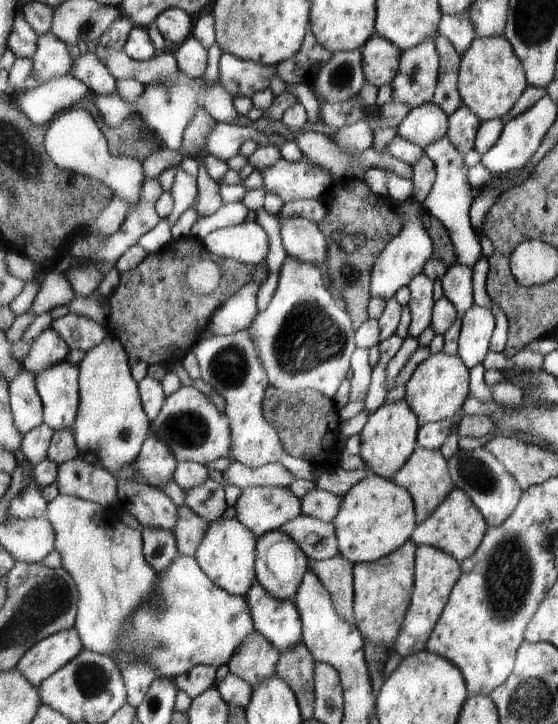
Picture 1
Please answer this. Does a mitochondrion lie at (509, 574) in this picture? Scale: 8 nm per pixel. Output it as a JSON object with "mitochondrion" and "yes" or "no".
{"mitochondrion":"yes"}

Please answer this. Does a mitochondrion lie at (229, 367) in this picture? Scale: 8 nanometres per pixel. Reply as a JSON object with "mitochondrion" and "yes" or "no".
{"mitochondrion":"yes"}

